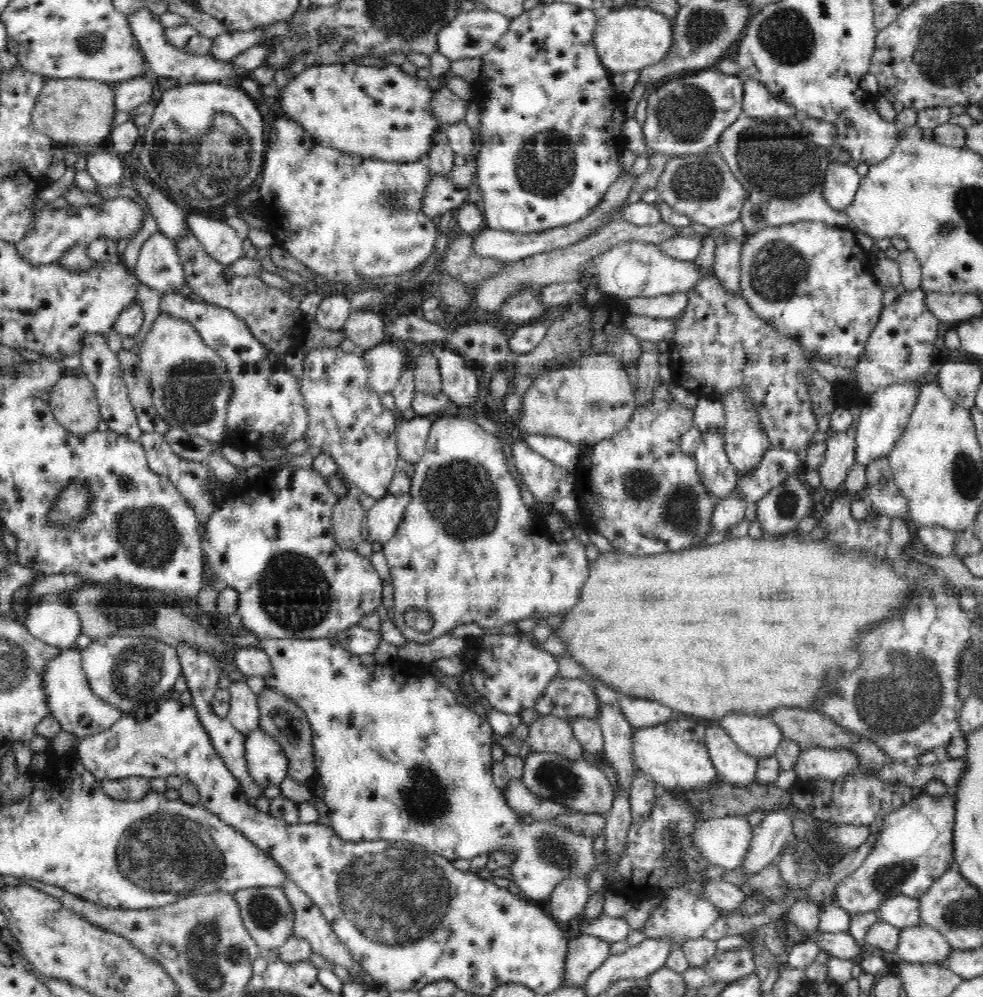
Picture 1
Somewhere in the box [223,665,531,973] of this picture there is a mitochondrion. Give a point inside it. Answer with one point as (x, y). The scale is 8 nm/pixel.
(394, 897)

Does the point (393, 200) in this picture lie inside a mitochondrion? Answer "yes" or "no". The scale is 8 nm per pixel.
yes

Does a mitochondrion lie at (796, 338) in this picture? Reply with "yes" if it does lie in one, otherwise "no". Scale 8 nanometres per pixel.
no

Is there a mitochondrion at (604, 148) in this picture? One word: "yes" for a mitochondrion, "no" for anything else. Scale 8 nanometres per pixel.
no

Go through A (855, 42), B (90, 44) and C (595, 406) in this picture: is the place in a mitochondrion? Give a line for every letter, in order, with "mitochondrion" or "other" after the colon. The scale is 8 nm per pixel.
A: other
B: mitochondrion
C: mitochondrion

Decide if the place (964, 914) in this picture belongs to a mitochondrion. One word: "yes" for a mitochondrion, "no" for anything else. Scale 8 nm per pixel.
yes

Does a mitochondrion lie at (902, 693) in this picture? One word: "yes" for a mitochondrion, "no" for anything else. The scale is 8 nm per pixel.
yes

